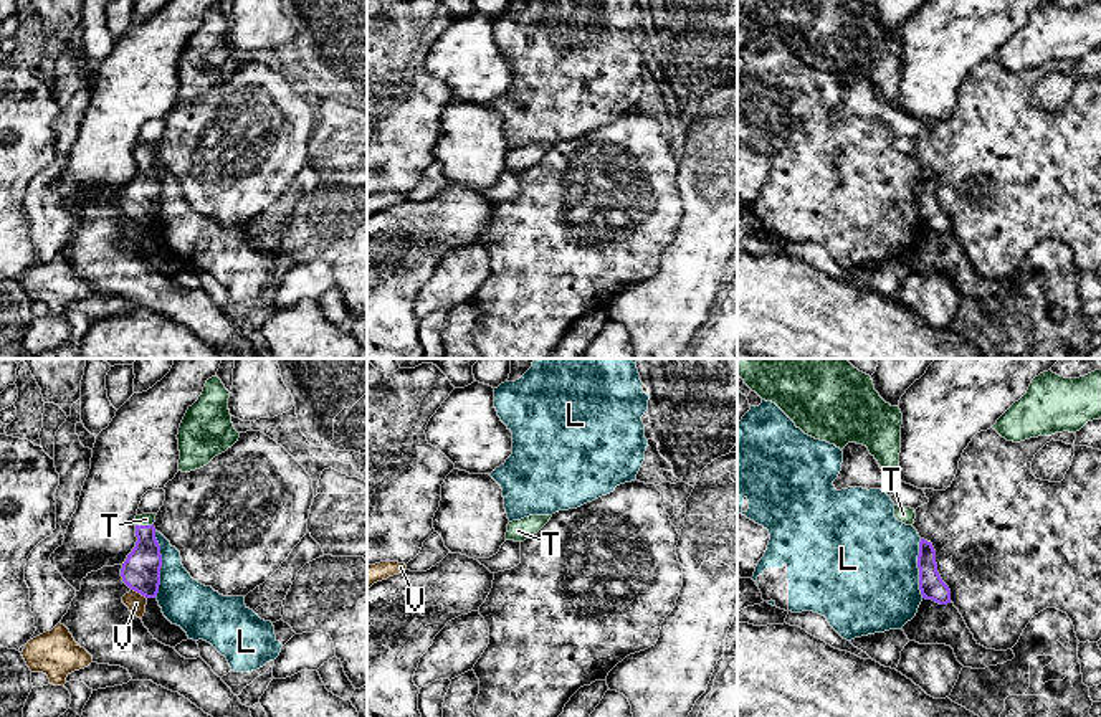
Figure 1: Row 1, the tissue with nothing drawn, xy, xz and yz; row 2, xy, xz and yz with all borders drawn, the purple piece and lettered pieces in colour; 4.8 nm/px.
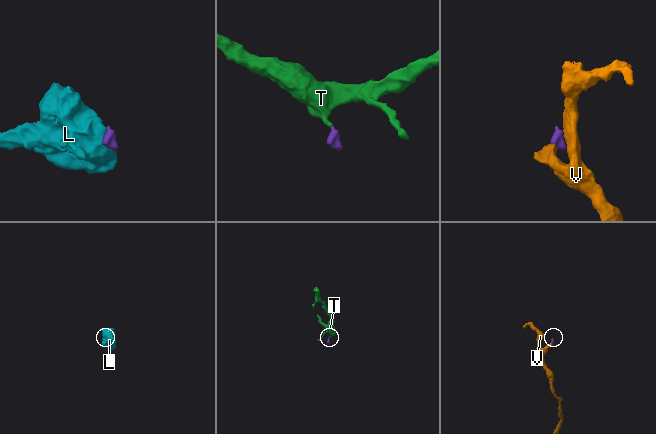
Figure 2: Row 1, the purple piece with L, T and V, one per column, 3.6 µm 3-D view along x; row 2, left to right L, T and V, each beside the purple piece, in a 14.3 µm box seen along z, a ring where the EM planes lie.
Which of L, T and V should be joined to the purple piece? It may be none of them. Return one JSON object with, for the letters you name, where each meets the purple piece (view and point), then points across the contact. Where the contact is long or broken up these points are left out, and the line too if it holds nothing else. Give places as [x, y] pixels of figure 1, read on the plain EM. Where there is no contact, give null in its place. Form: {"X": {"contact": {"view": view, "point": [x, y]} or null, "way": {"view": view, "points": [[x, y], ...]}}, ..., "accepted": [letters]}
{"T": {"contact": {"view": "xy", "point": [144, 156]}, "way": {"view": "xy", "points": [[141, 202], [144, 192], [144, 156], [146, 149]]}}, "accepted": ["T"]}

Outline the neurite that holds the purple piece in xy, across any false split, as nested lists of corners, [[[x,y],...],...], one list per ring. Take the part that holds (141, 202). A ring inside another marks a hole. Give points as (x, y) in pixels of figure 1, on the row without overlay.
[[[136,145],[136,177],[121,198],[122,211],[145,228],[155,228],[160,215],[162,185],[155,169],[155,145]]]

